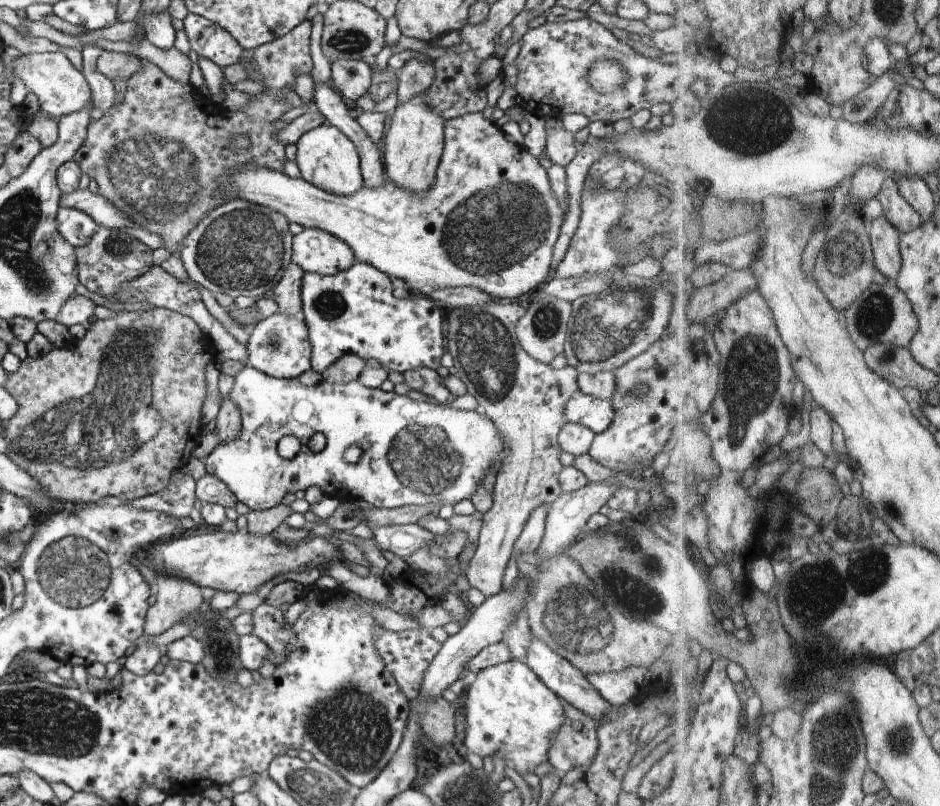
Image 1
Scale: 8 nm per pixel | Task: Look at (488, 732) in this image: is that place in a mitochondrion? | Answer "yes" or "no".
no

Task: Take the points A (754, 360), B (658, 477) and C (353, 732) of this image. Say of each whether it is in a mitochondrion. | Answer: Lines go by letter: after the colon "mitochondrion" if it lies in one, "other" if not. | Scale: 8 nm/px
A: mitochondrion
B: other
C: mitochondrion

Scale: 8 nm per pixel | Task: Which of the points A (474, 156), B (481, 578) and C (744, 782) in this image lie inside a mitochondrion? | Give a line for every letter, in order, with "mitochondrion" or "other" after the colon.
A: other
B: other
C: other

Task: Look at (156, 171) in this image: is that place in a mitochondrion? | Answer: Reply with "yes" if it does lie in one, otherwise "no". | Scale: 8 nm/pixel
yes

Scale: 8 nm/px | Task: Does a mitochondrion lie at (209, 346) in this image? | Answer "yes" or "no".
no

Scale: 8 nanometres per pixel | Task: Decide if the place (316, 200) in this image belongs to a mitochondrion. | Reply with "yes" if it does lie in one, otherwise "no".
no

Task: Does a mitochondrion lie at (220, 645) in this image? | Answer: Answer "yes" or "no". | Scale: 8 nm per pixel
yes

